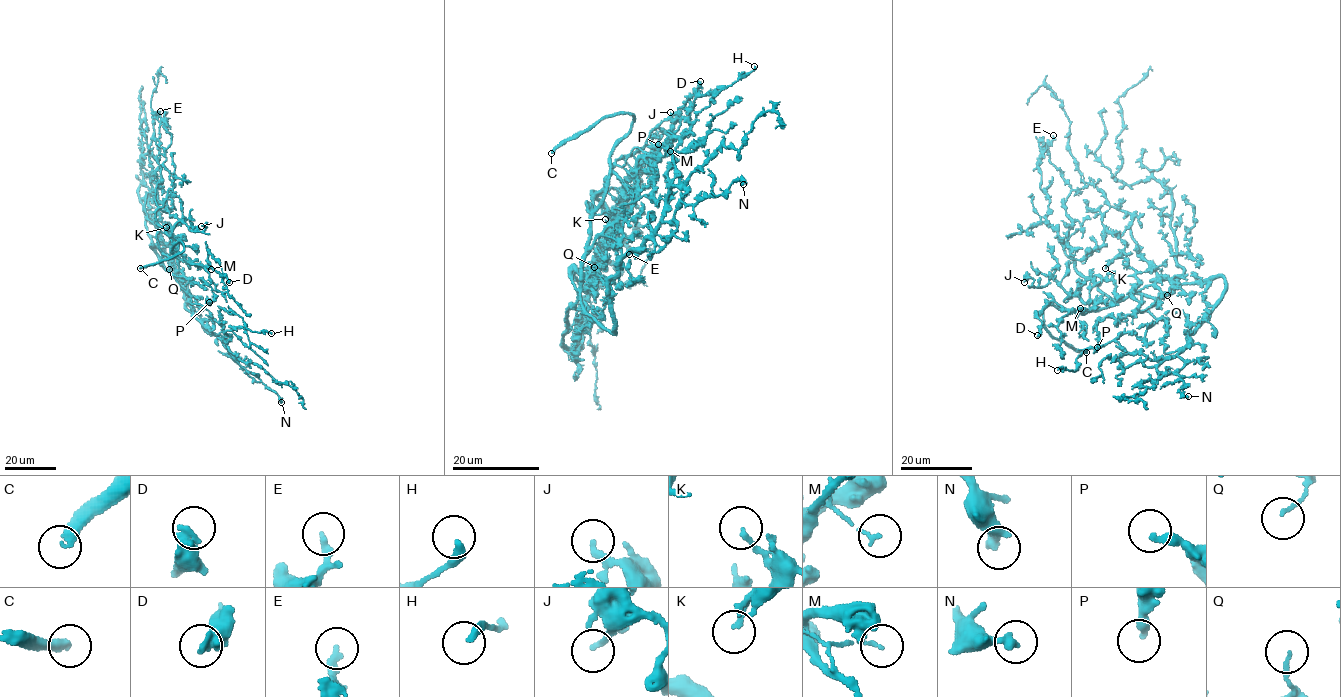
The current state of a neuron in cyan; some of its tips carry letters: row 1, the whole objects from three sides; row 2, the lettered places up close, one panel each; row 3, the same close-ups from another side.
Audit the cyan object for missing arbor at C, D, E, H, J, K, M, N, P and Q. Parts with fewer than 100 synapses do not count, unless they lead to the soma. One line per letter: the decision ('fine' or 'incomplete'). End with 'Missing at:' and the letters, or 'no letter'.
C: incomplete
D: fine
E: fine
H: fine
J: fine
K: fine
M: fine
N: fine
P: fine
Q: fine
Missing at: C

